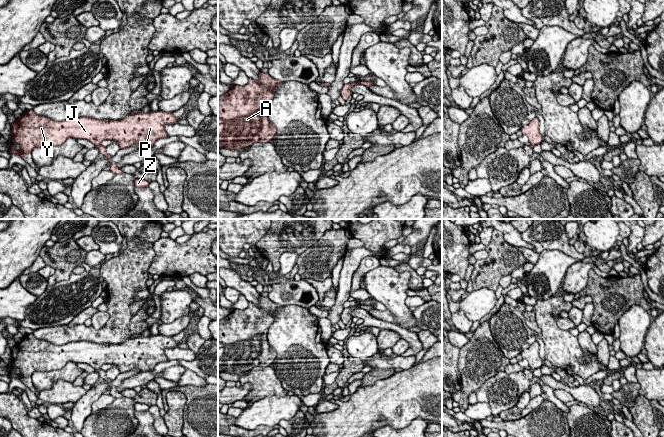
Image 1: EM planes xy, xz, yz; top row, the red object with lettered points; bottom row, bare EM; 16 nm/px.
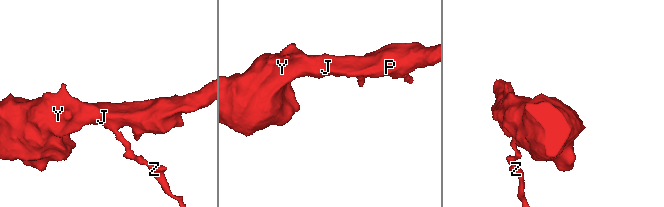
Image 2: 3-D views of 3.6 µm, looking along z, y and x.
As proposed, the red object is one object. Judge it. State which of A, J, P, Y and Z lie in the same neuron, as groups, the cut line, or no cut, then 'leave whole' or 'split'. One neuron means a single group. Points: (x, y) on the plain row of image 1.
A J P Y / Z; cut in xy along (101, 368), (97, 370); split

